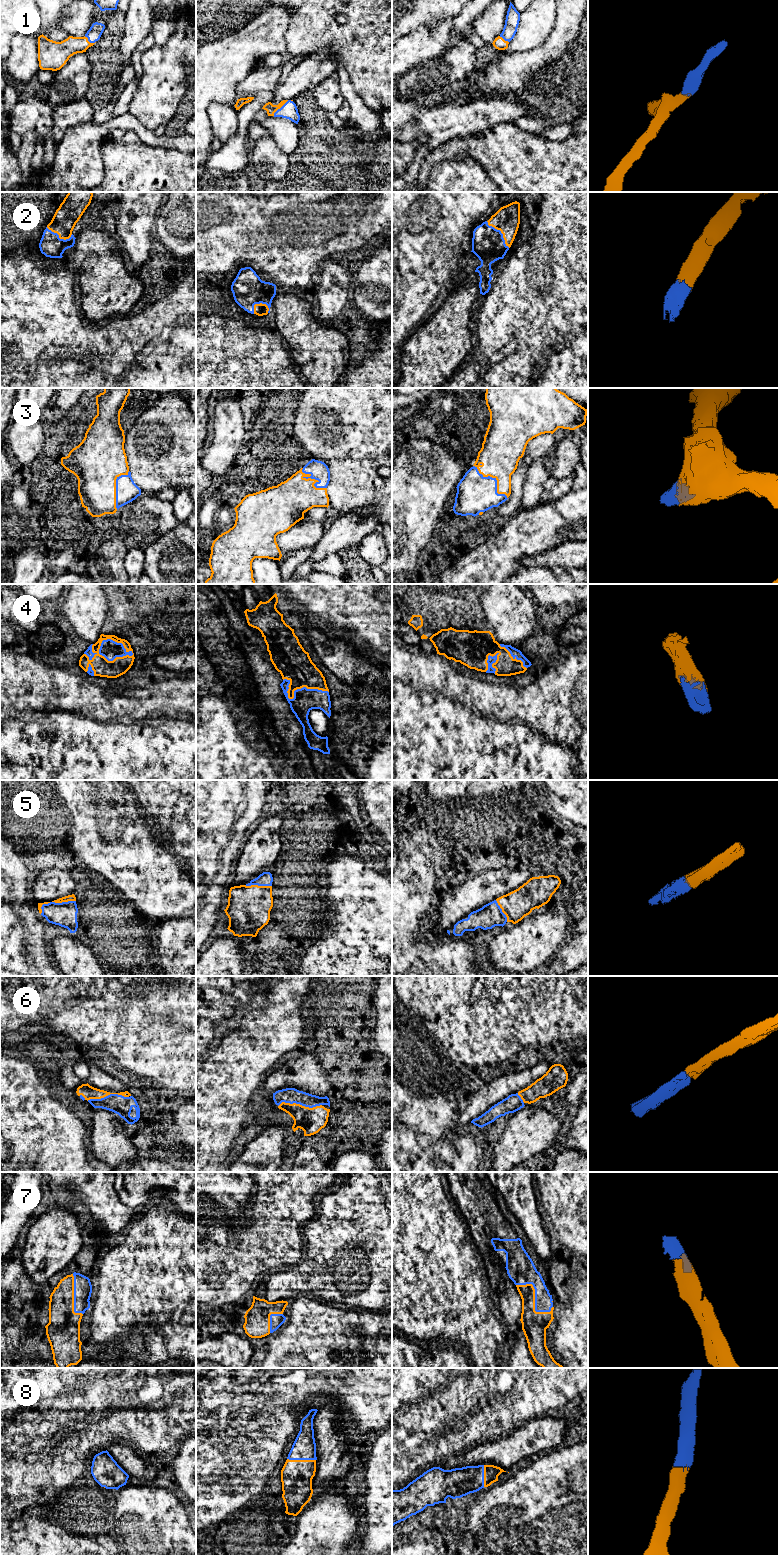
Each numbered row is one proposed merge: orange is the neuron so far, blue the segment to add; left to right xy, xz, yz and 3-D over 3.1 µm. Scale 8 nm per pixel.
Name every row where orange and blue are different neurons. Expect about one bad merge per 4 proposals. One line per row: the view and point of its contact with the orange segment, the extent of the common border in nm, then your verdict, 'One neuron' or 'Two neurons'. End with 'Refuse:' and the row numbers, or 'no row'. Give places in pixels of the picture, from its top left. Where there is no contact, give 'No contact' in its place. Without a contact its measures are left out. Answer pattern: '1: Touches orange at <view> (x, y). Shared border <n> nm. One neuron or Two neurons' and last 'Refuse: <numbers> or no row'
1: Touches orange at xz (280, 107). Shared border 180 nm. One neuron
2: Touches orange at yz (501, 232). Shared border 280 nm. One neuron
3: Touches orange at xz (315, 480). Shared border 260 nm. One neuron
4: Touches orange at xy (107, 660). Shared border 400 nm. One neuron
5: Touches orange at xz (257, 885). Shared border 220 nm. One neuron
6: Touches orange at xz (299, 1104). Shared border 360 nm. One neuron
7: Touches orange at yz (534, 1298). Shared border 360 nm. One neuron
8: Touches orange at xz (301, 1460). Shared border 240 nm. One neuron
Refuse: no row

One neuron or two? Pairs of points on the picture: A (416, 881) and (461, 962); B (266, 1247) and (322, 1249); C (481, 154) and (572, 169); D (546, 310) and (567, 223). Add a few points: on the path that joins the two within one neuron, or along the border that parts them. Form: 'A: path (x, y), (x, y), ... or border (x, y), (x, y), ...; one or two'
A: path (416, 904), (421, 933), (438, 947); one
B: border (304, 1249), (304, 1256), (296, 1264); two
C: path (504, 154), (509, 154), (528, 169), (549, 169); one
D: path (567, 288), (567, 245); one

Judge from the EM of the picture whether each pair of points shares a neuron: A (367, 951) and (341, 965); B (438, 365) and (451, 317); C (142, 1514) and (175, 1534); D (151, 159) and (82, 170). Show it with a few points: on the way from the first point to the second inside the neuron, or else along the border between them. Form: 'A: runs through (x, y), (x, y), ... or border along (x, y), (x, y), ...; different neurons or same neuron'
A: runs through (362, 958), (355, 965), (348, 965); same neuron
B: runs through (438, 353), (438, 347), (447, 337), (450, 329); same neuron
C: runs through (150, 1521), (163, 1534), (167, 1534); same neuron
D: border along (103, 143), (101, 146), (103, 178), (100, 181); different neurons

